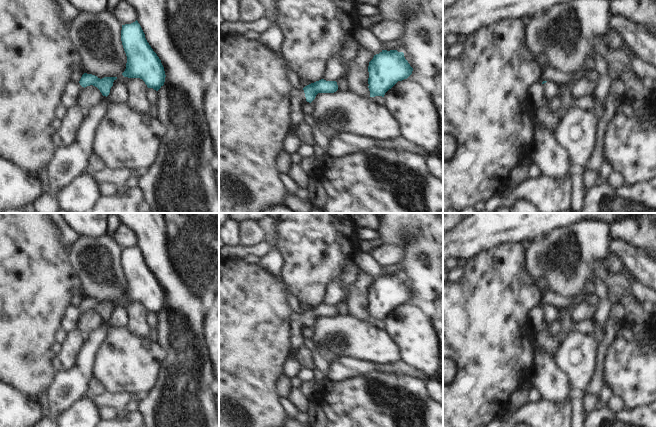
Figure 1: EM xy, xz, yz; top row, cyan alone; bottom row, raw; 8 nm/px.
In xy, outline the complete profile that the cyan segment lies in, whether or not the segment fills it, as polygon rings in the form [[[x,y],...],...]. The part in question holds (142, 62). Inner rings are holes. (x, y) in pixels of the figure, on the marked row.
[[[136,20],[122,25],[121,41],[127,56],[124,77],[140,78],[148,88],[158,91],[165,82],[165,71],[161,60],[145,38],[145,34]]]

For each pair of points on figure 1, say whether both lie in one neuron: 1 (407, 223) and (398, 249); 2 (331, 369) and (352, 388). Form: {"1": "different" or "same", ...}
{"1": "different", "2": "different"}

